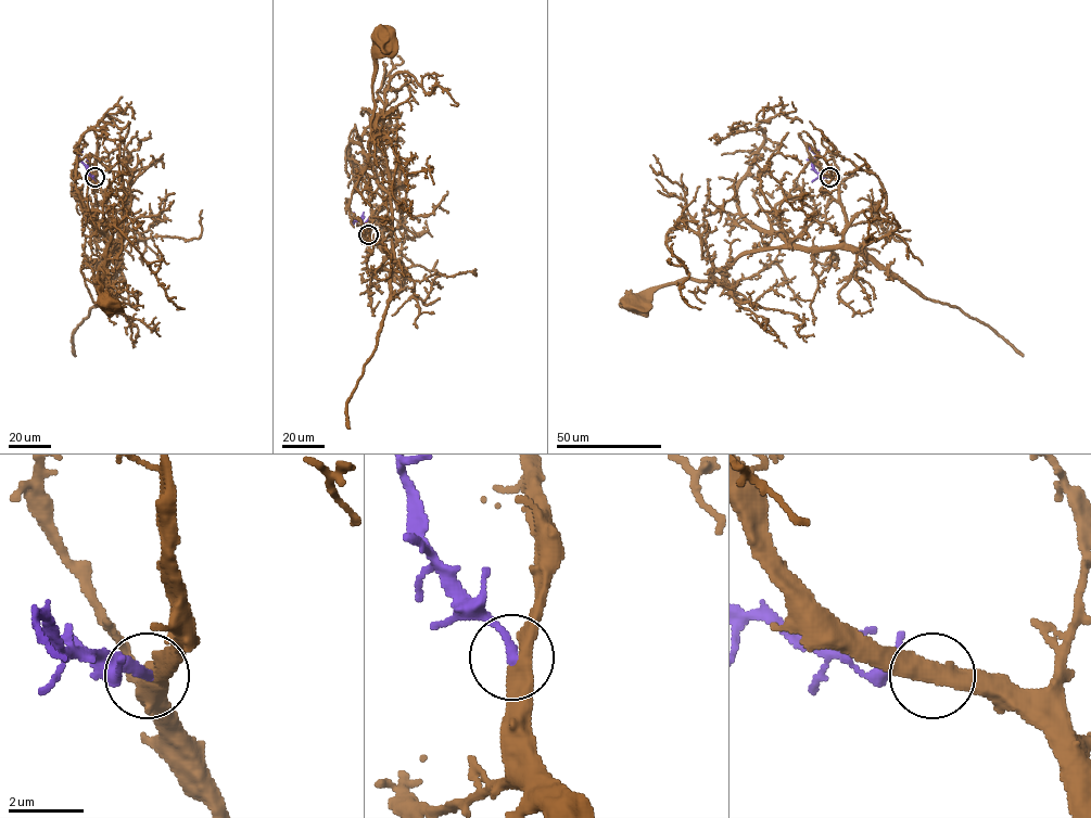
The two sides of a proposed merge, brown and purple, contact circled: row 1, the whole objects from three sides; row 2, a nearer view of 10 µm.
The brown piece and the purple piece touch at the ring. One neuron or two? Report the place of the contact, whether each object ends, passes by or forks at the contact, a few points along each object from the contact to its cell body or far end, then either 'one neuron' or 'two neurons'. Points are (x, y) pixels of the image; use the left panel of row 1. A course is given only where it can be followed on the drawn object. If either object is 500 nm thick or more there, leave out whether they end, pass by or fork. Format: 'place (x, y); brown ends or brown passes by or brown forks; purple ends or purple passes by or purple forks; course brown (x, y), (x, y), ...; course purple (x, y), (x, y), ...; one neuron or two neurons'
place (94, 177); brown passes by; purple ends; course brown (94, 177), (117, 231), (117, 247), (99, 271), (97, 281), (100, 280), (100, 293), (110, 303); course purple (94, 177), (78, 156), (79, 149); one neuron

